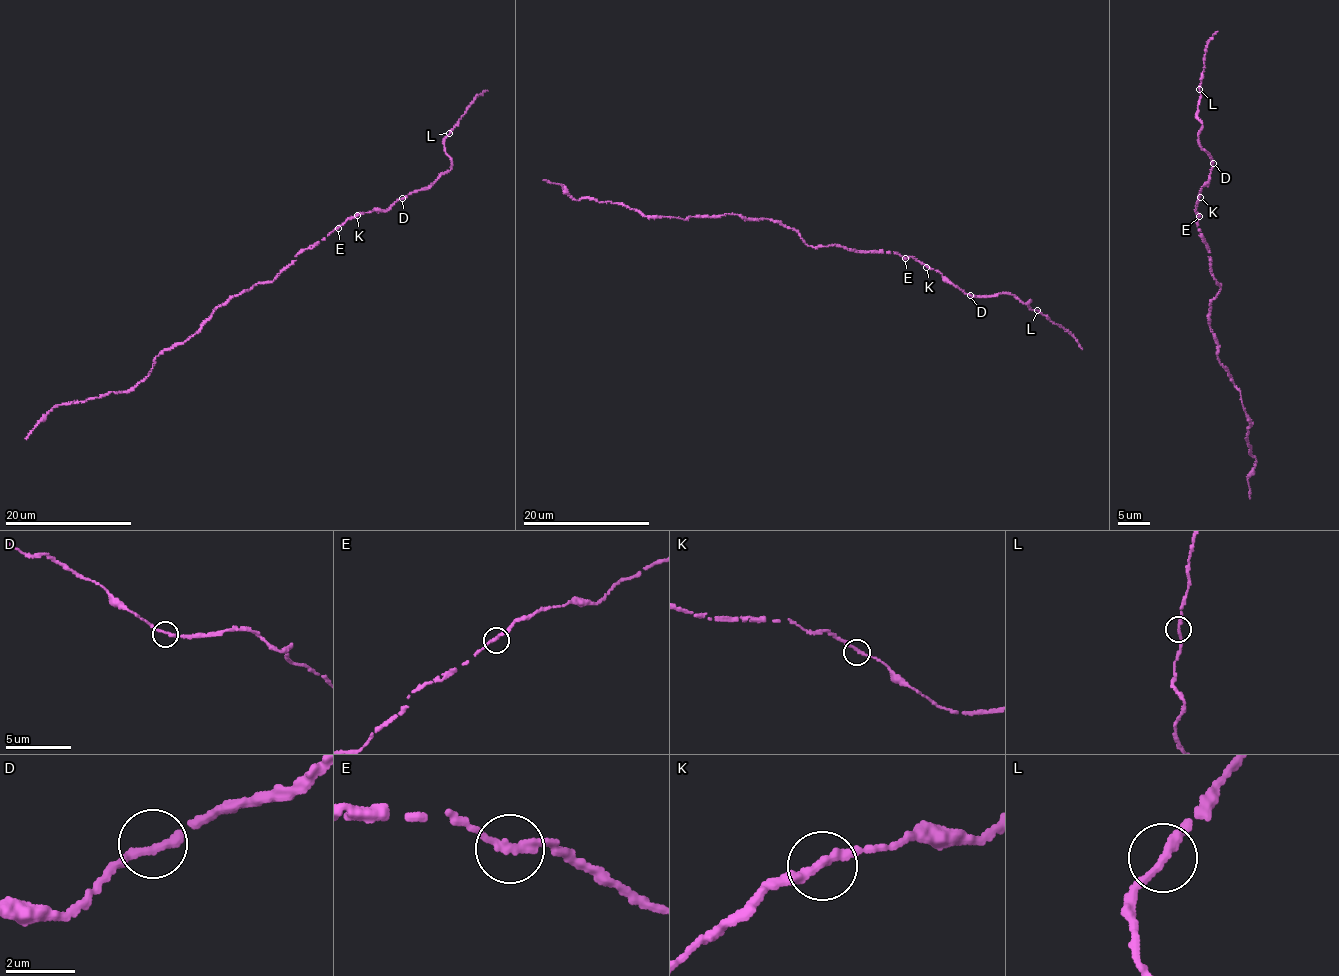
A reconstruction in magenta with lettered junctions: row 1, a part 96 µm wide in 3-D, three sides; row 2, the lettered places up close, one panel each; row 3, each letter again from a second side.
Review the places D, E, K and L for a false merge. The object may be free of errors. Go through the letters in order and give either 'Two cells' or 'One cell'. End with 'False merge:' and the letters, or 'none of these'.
D: One cell
E: One cell
K: One cell
L: One cell
False merge: none of these

